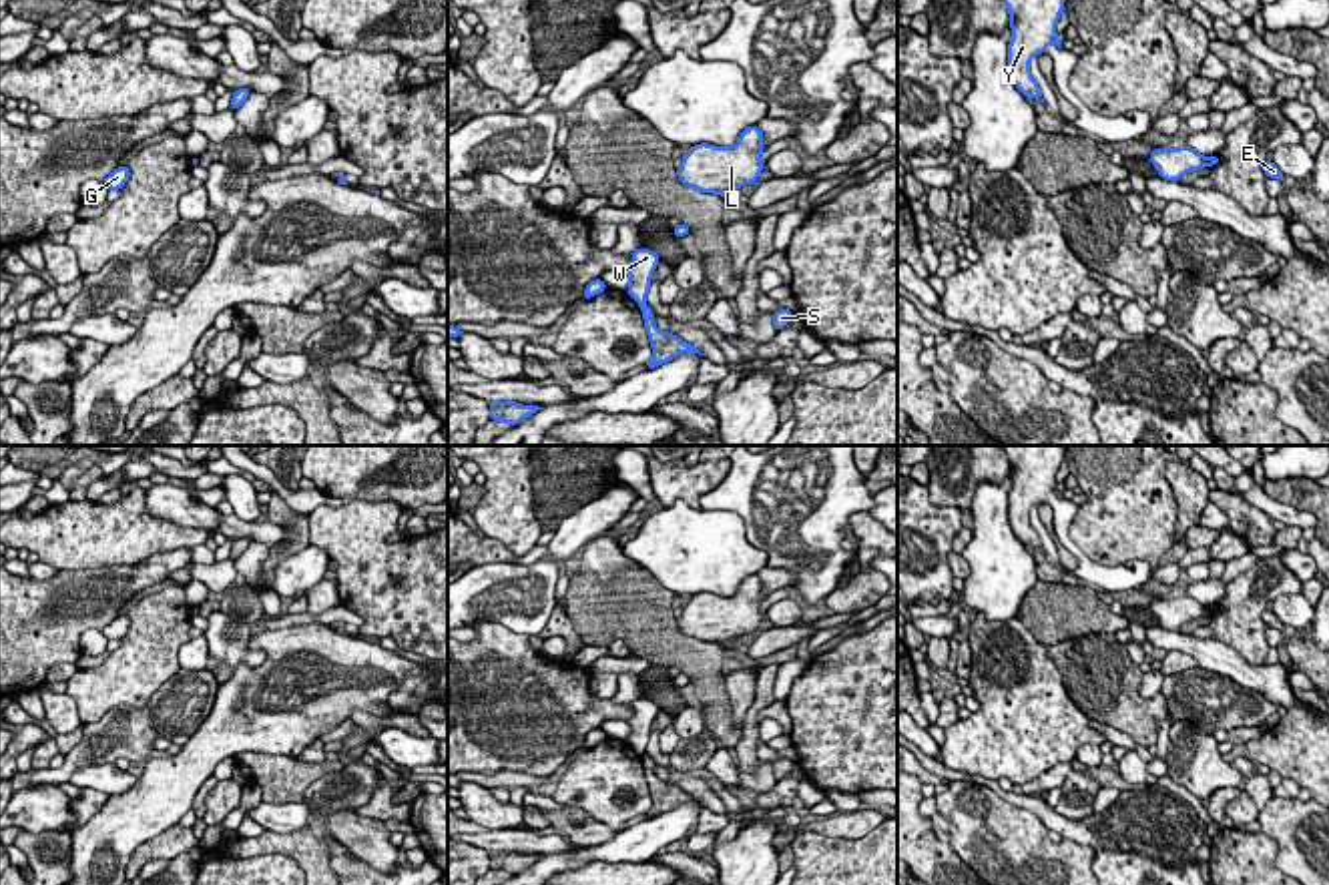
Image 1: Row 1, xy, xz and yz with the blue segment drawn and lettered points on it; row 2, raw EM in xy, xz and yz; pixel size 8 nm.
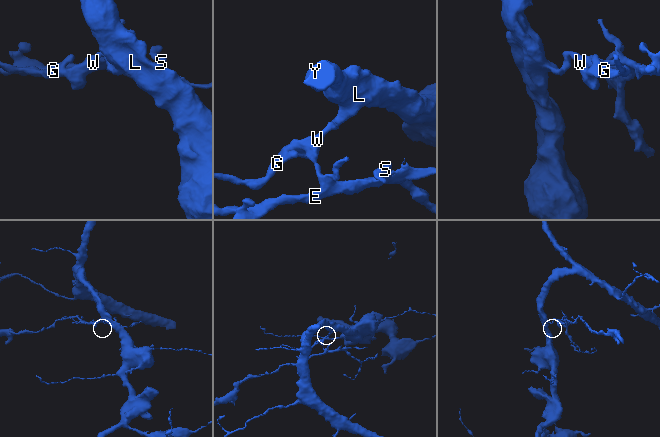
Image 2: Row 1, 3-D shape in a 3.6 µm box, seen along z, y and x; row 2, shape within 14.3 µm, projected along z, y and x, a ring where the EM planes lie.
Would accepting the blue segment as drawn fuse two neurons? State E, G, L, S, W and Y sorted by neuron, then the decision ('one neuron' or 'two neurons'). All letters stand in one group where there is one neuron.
E S / G L W Y | two neurons

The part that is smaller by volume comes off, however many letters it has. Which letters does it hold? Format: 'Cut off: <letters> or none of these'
Cut off: E, S

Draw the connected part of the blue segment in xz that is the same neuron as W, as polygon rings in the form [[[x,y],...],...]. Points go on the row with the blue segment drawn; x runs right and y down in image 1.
[[[636,249],[630,253],[634,265],[626,271],[628,273],[628,289],[626,293],[638,303],[644,305],[650,277],[658,265],[658,255],[650,249]]]

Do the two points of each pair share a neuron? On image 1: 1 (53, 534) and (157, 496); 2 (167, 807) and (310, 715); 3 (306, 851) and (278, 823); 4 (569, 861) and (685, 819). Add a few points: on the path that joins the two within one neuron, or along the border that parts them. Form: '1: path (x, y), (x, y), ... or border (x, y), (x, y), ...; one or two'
1: border (145, 490), (145, 508), (151, 514), (187, 526); two
2: path (191, 767), (227, 731), (253, 729), (270, 721); one
3: border (310, 809), (310, 821), (304, 827), (266, 831); two
4: path (597, 851), (615, 851), (657, 833); one

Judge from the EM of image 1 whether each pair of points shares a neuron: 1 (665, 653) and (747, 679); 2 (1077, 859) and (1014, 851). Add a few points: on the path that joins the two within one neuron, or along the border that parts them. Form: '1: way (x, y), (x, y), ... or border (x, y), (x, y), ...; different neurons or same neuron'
1: border (723, 675), (733, 721); different neurons
2: way (1060, 857), (1030, 851); same neuron

